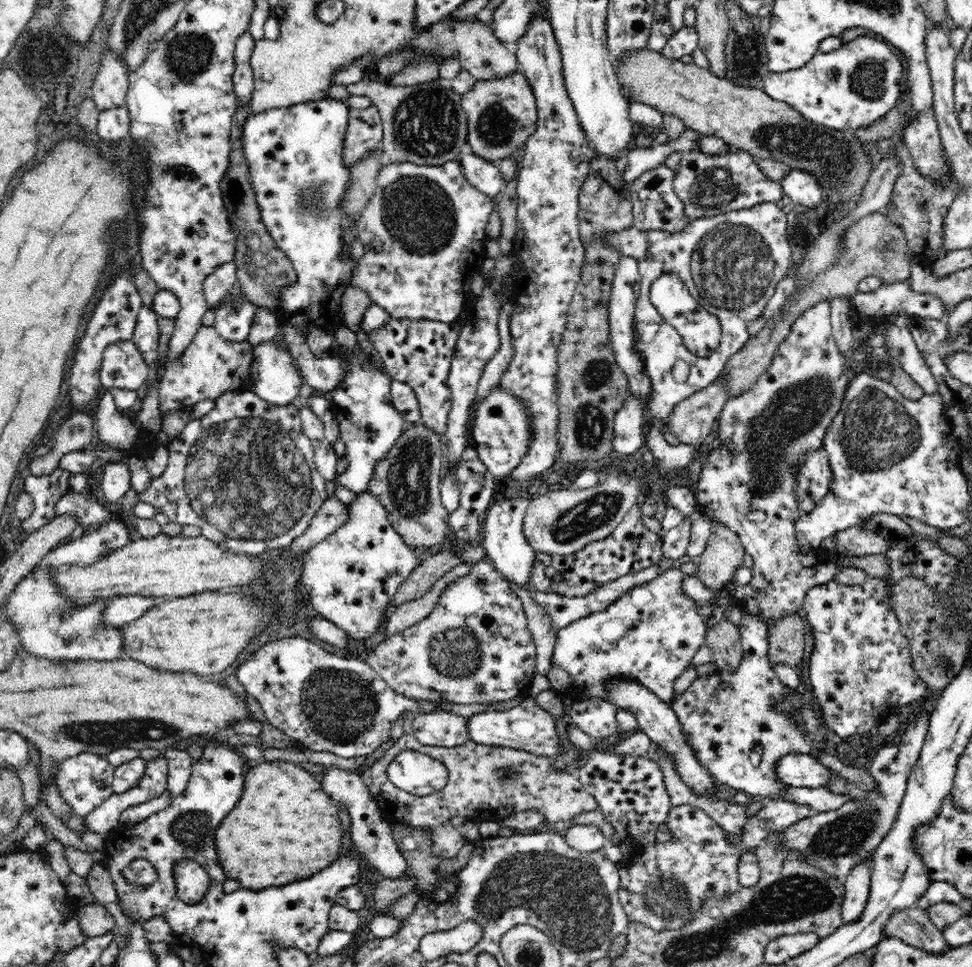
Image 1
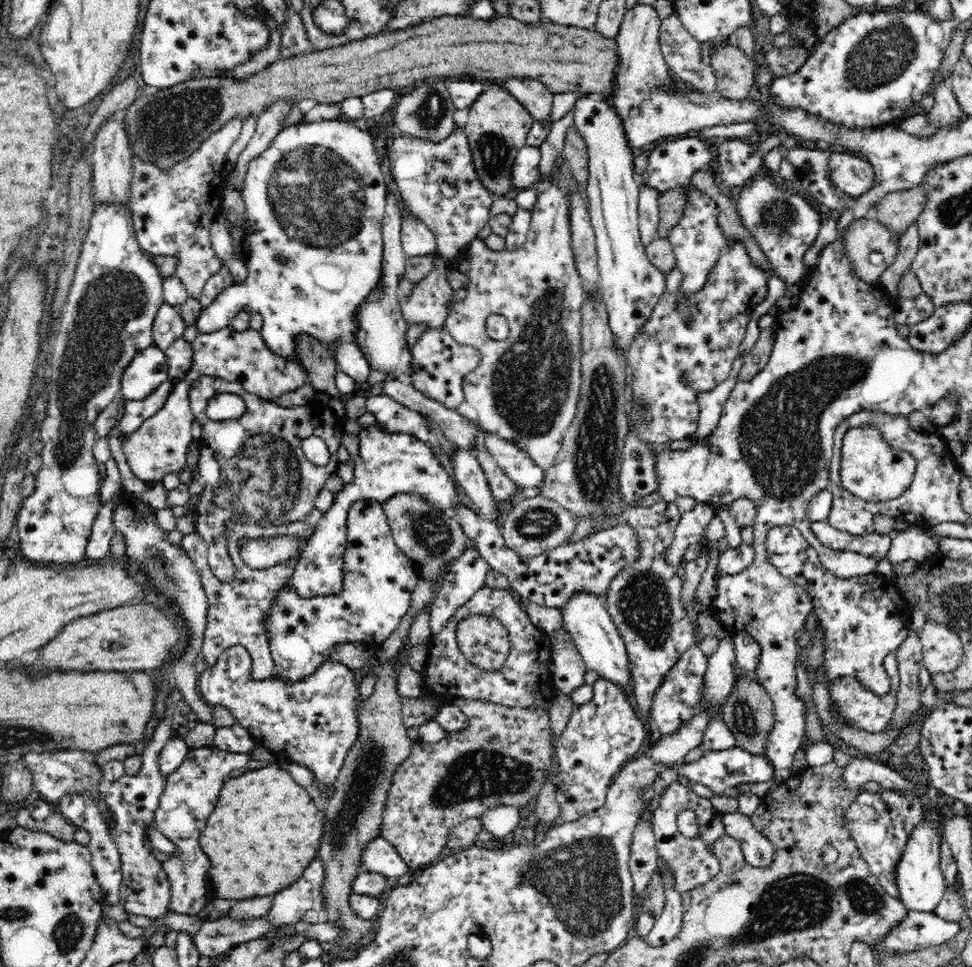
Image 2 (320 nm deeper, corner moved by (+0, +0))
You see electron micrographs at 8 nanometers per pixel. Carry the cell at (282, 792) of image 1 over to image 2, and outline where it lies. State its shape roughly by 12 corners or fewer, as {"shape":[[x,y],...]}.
{"shape":[[280,764],[224,784],[204,828],[215,897],[274,896],[324,816]]}

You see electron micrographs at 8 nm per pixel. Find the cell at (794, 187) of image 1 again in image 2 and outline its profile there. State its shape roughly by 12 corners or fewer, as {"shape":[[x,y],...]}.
{"shape":[[830,153],[833,188],[853,197],[874,186],[874,167],[854,154]]}

